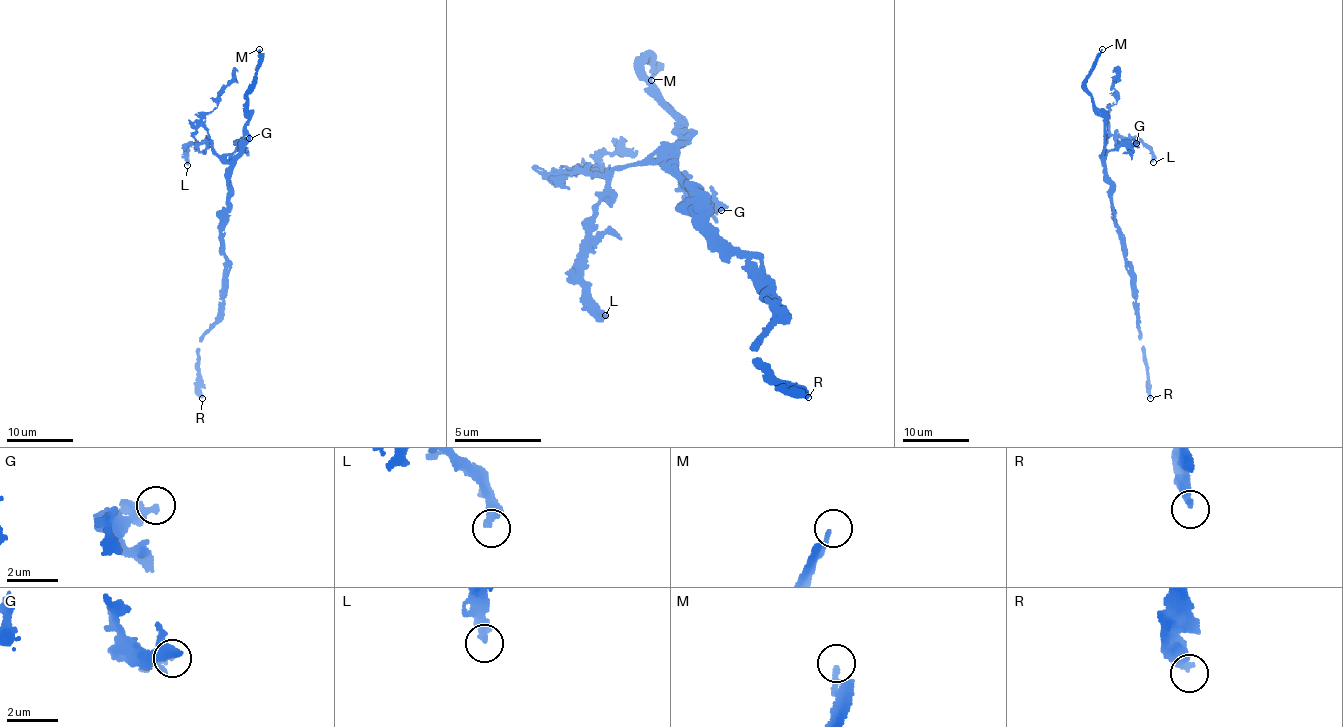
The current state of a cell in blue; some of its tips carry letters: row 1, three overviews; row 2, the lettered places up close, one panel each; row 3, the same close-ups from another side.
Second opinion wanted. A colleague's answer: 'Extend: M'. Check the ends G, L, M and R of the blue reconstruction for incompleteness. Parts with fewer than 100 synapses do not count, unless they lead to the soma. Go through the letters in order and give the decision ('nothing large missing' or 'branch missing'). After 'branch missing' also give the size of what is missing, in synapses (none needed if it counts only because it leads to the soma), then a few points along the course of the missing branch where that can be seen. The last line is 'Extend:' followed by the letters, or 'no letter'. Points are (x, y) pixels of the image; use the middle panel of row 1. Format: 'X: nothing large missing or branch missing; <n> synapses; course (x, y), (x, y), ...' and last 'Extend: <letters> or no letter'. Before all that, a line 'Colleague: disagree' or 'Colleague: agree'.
Colleague: agree
G: nothing large missing
L: nothing large missing
M: branch missing; 300 synapses
R: nothing large missing
Extend: M

